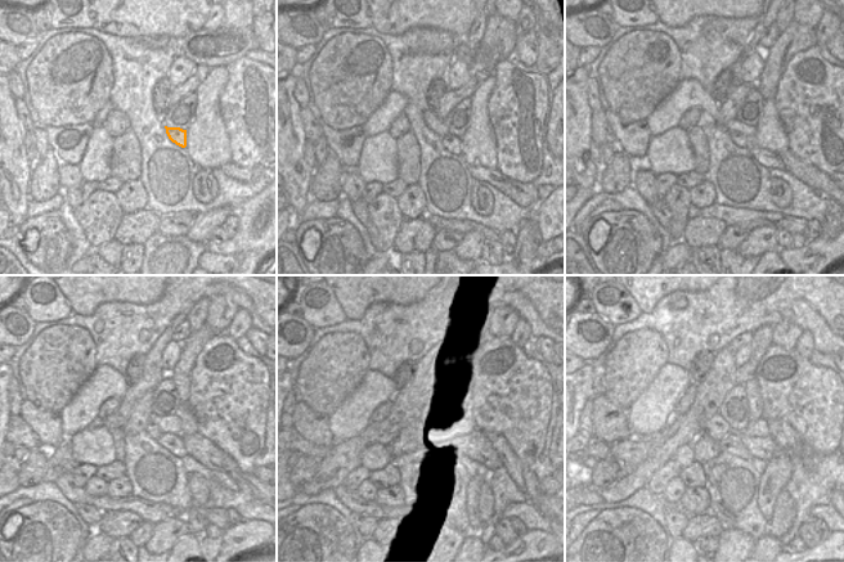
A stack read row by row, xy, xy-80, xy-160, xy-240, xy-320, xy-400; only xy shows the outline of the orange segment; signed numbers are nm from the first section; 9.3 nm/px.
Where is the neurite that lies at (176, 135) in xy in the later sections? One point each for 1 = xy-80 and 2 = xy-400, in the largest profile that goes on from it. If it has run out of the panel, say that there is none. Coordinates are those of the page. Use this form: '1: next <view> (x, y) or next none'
1: next xy-80 (453, 140)
2: next xy-400 (715, 427)

